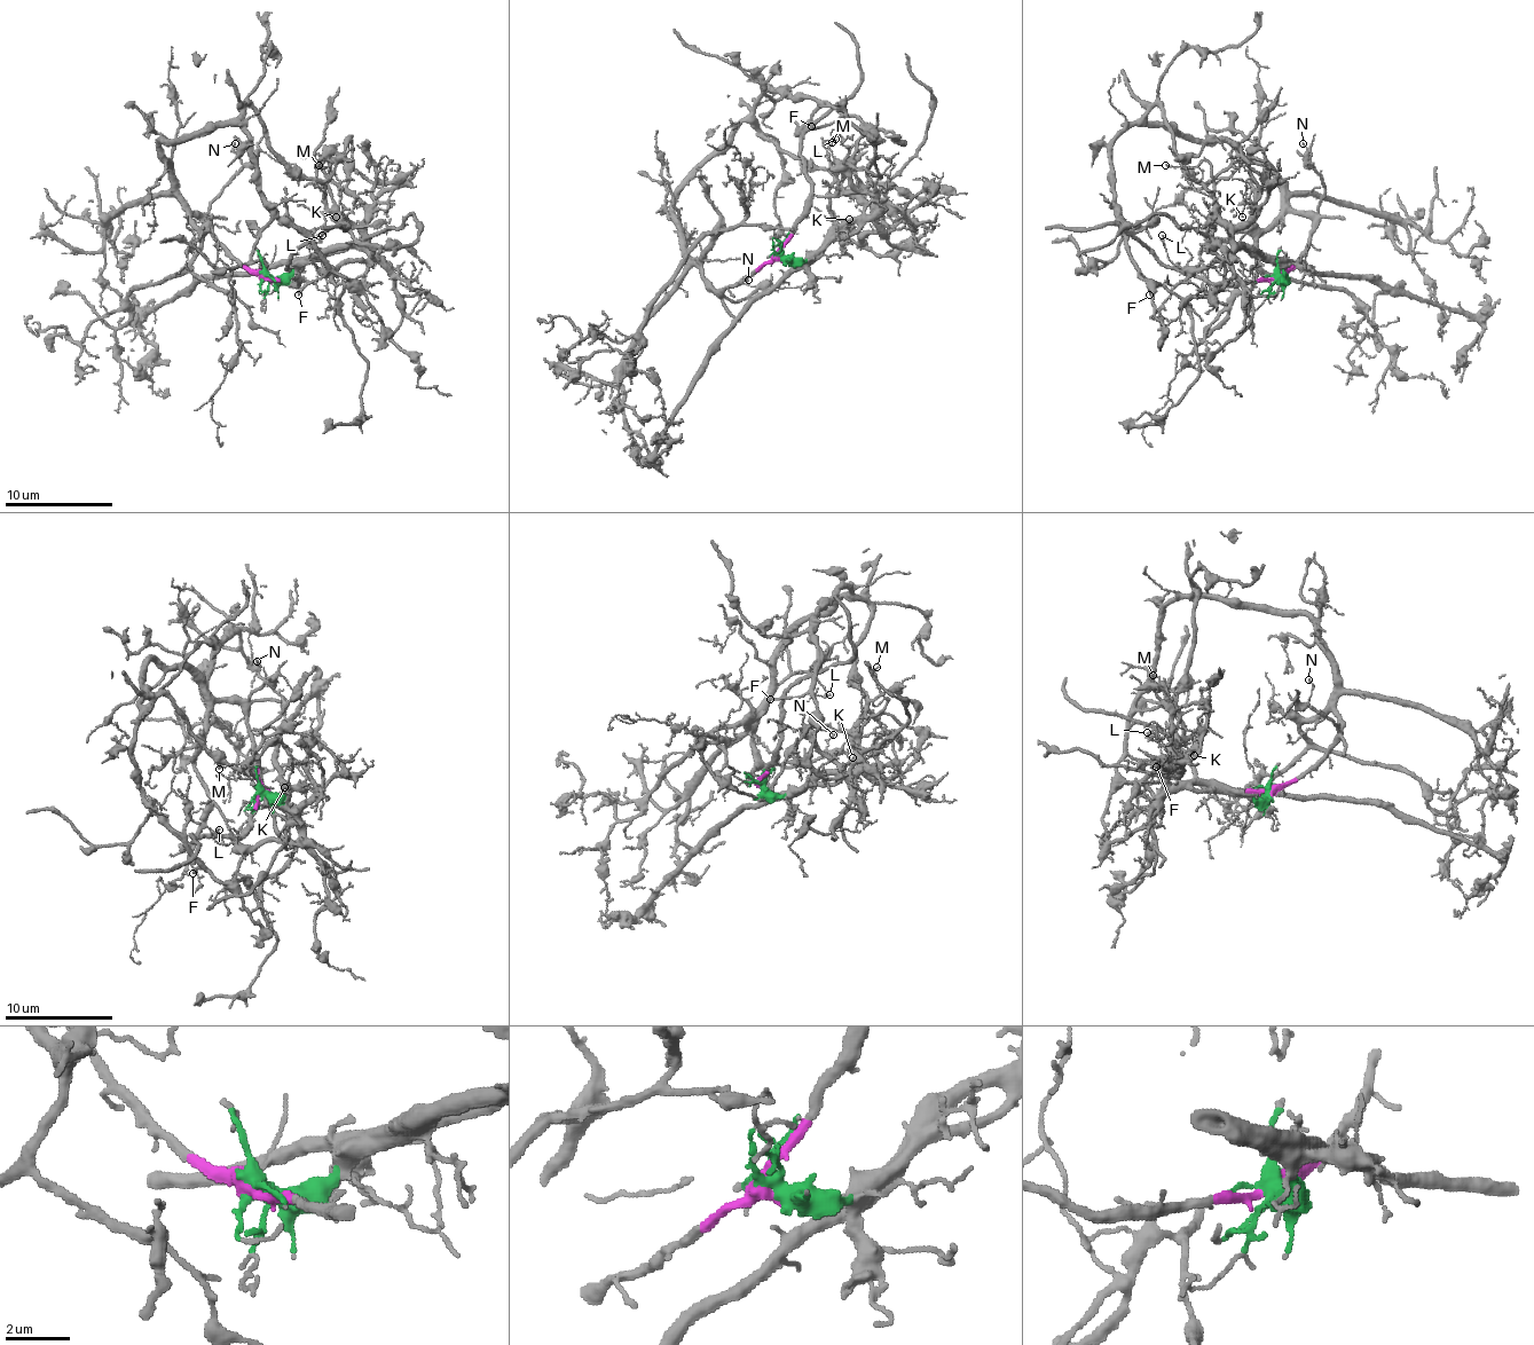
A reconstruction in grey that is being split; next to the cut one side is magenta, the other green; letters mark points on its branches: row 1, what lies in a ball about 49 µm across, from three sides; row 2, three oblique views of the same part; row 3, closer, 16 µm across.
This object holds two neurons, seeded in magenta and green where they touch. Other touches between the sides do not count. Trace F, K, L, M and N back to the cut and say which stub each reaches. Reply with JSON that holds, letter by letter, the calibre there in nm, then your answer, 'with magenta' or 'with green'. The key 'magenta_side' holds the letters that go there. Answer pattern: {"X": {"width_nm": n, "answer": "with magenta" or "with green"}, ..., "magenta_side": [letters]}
{"F": {"width_nm": 180, "answer": "with magenta"}, "K": {"width_nm": 100, "answer": "with green"}, "L": {"width_nm": 140, "answer": "with green"}, "M": {"width_nm": 110, "answer": "with green"}, "N": {"width_nm": 130, "answer": "with magenta"}, "magenta_side": ["F", "N"]}

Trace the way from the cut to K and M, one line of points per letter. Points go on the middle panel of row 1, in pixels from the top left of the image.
K: (778, 257), (808, 260), (833, 241), (851, 235), (875, 211), (879, 230), (854, 230), (849, 219)
M: (778, 257), (808, 260), (833, 241), (851, 235), (875, 211), (841, 189), (843, 175), (833, 159), (833, 143)

